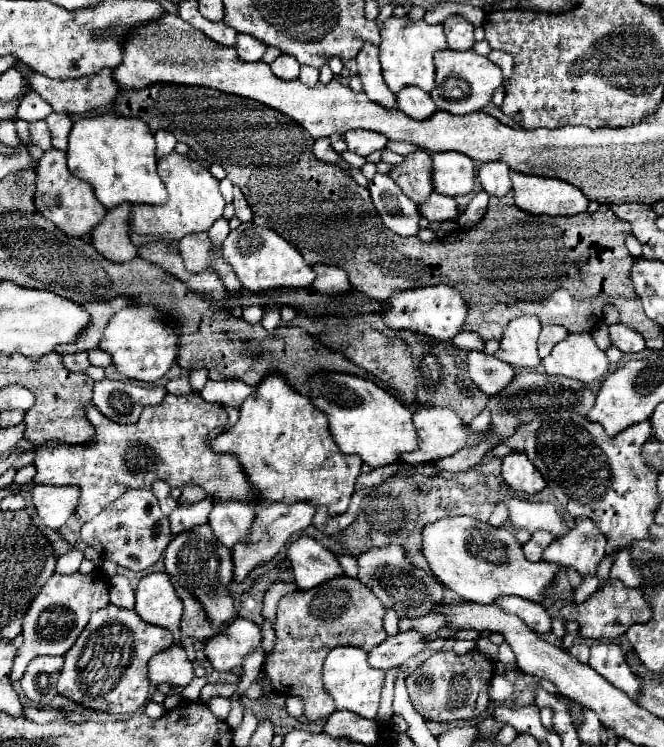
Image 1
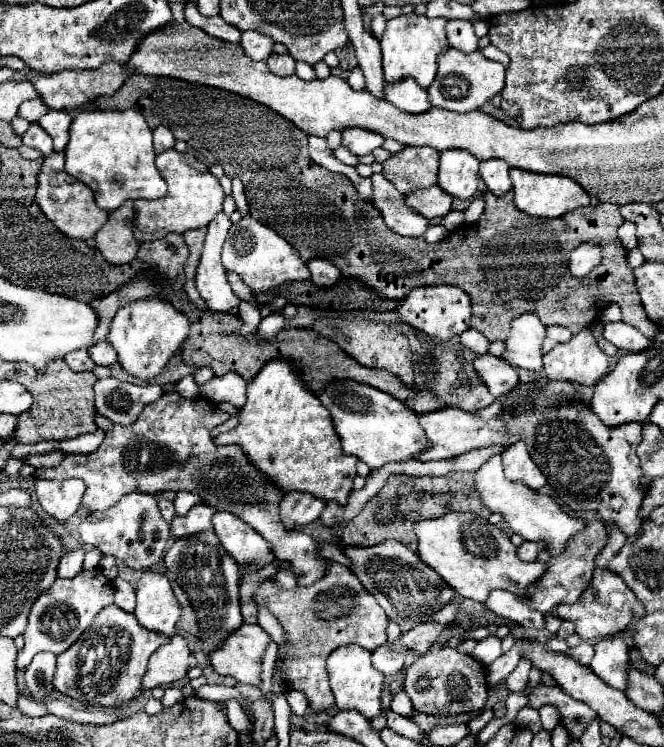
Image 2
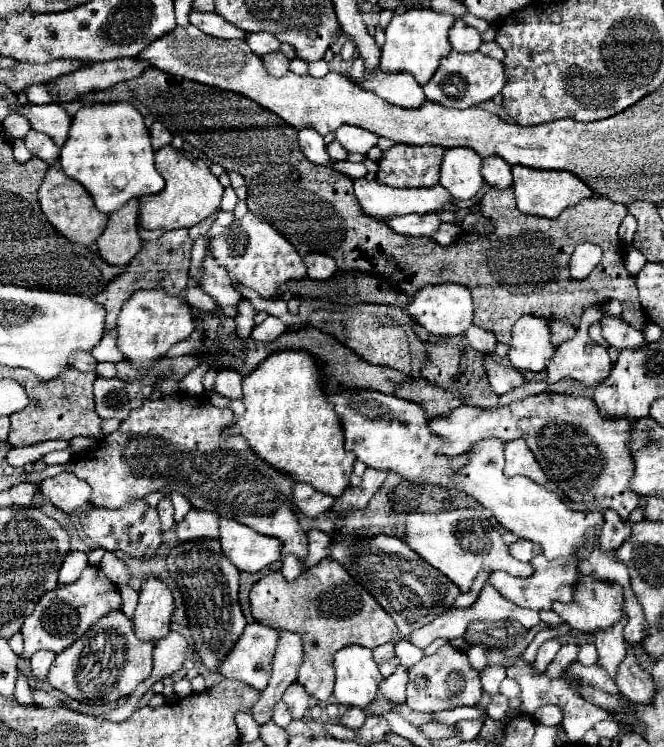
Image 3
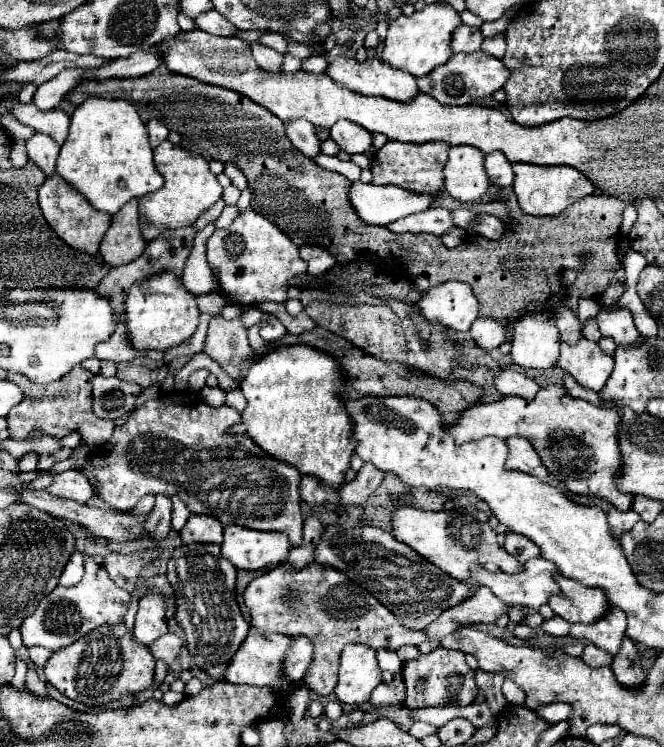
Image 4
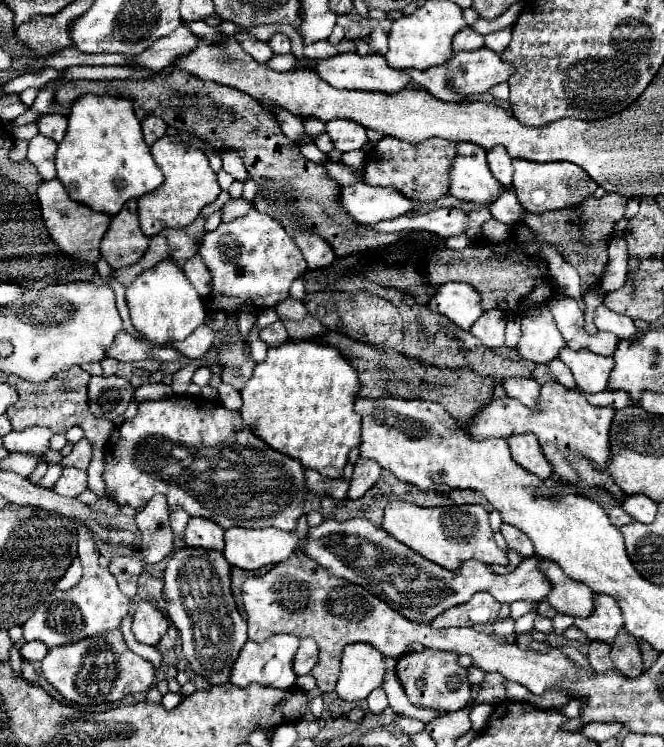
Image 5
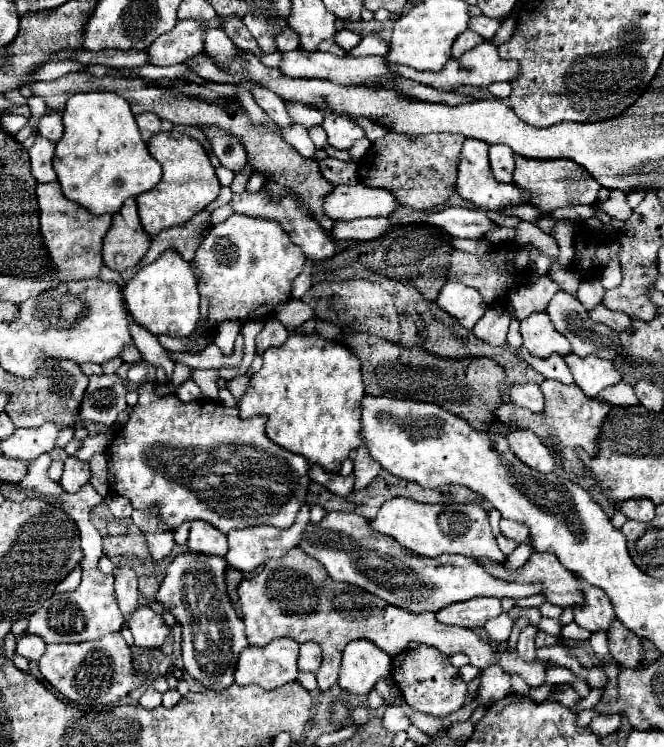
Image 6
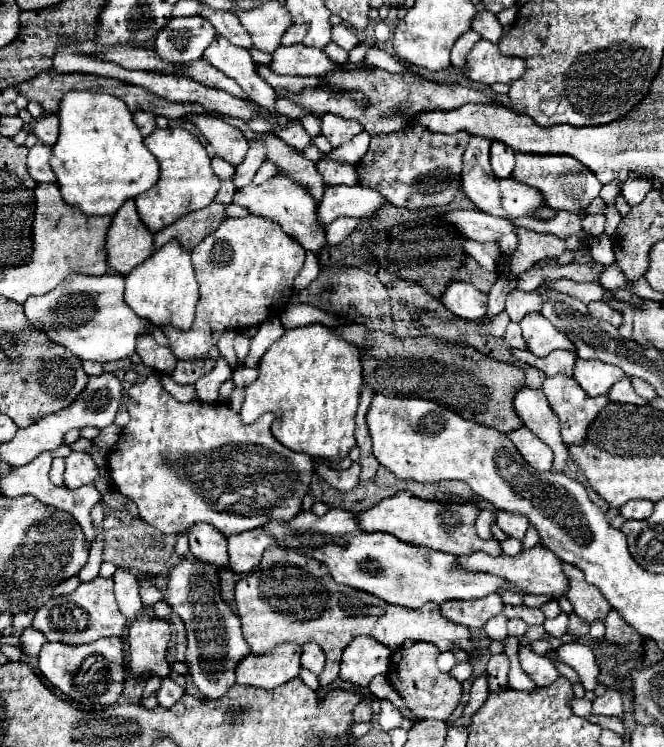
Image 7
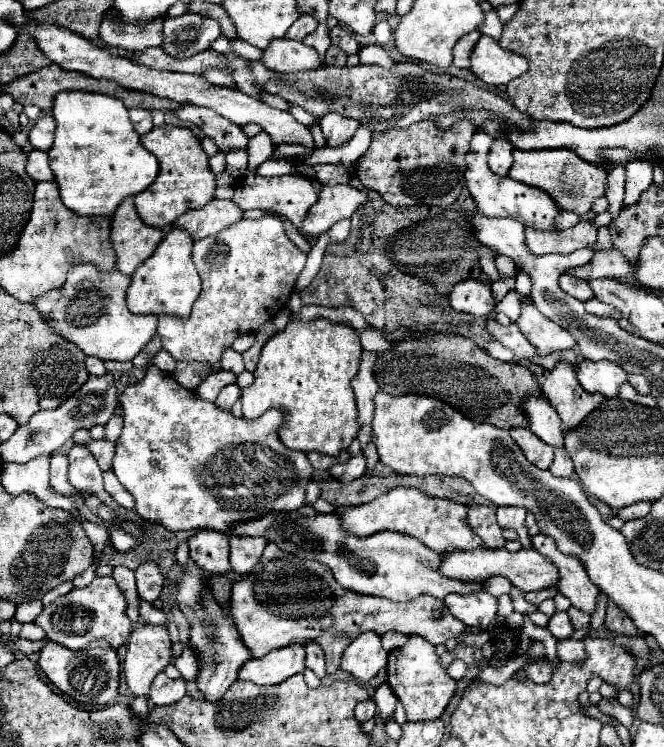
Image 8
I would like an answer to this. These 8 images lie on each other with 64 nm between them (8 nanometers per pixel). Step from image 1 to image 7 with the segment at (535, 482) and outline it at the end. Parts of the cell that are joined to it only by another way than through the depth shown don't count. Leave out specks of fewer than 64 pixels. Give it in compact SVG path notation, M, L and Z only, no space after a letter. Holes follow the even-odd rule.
M526 426L510 432L508 438L514 442L518 452L530 466L534 466L536 470L542 470L542 472L552 470L552 460L554 460L552 450L536 434L532 434Z

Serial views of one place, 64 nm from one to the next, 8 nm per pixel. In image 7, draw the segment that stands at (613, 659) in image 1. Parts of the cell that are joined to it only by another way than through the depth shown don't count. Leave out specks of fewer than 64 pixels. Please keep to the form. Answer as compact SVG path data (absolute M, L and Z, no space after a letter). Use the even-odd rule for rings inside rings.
M564 564L564 574L570 580L570 588L568 588L568 600L574 606L574 612L586 622L586 624L594 624L596 620L606 620L608 612L610 612L610 604L606 602L606 598L602 596L602 592L588 584L584 580L584 574L572 566L572 564Z

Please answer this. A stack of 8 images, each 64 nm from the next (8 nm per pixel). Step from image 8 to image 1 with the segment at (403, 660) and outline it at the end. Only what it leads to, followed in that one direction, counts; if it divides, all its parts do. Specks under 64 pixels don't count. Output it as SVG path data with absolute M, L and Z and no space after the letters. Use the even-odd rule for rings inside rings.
M472 650L464 656L452 652L436 652L428 662L406 678L406 688L410 702L424 720L430 722L452 722L452 720L472 720L486 712L488 708L488 688L494 678L494 662Z

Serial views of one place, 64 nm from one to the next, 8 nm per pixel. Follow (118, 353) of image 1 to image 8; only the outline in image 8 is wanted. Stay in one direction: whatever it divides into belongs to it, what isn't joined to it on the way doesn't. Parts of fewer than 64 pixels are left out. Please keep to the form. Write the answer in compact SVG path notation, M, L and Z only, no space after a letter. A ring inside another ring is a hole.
M174 228L158 244L154 254L134 270L130 276L130 286L126 292L126 304L134 314L154 314L154 316L180 316L188 318L192 304L200 294L200 278L190 258L192 240L186 232Z

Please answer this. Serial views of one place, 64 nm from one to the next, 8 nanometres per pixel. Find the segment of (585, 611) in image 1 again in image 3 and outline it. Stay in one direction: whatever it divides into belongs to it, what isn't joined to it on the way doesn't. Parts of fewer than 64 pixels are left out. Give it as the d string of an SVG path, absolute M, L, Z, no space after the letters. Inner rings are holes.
M580 578L576 584L576 596L572 602L562 604L562 602L554 602L552 610L564 620L568 622L574 630L580 630L584 634L592 634L594 630L606 630L610 626L614 626L618 620L622 620L626 616L626 612L622 610L622 586L614 586L614 582L598 582L596 578Z

